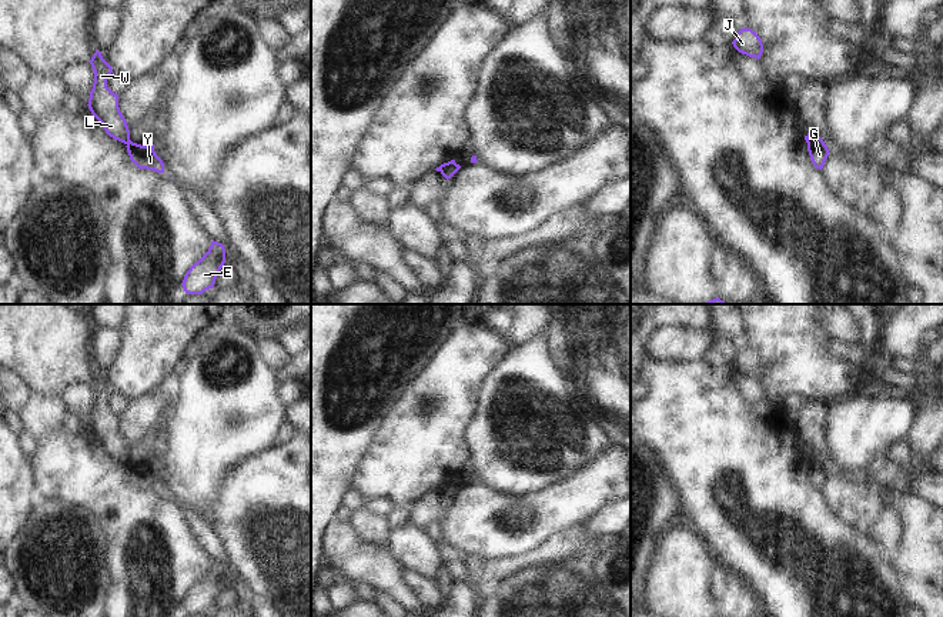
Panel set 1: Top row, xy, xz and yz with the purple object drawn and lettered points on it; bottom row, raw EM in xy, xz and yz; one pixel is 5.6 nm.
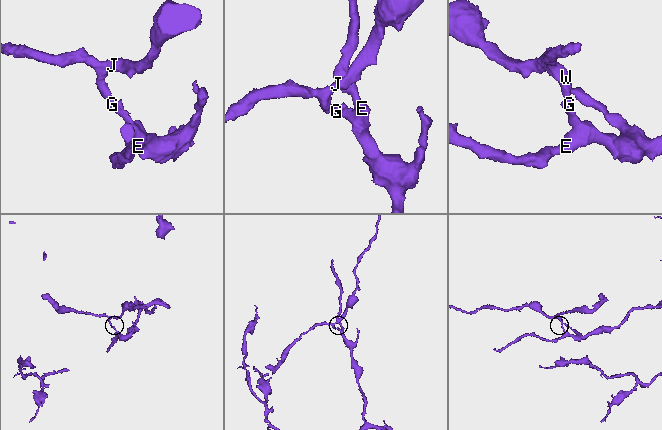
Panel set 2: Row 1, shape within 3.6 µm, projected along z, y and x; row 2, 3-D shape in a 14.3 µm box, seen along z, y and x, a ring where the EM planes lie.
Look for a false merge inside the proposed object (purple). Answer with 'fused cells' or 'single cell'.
fused cells

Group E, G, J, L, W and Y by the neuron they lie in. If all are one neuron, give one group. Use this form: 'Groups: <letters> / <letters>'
Groups: E G Y / J L W.

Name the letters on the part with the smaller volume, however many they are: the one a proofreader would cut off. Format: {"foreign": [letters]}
{"foreign": ["J", "L", "W"]}

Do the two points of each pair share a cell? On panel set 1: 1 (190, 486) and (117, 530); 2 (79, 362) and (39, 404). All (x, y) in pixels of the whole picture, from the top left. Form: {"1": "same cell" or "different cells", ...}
{"1": "different cells", "2": "different cells"}

